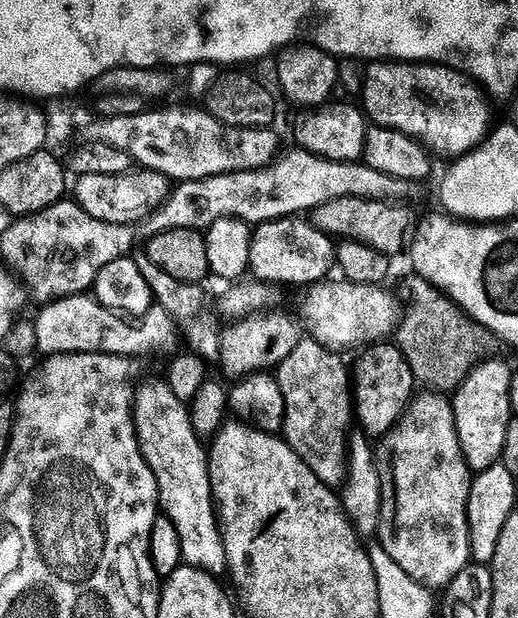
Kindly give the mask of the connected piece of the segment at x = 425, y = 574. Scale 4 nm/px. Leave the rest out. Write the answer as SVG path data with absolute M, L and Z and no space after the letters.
M427 391L413 395L400 419L374 448L380 475L379 537L386 552L414 582L443 590L472 558L468 499L474 473L458 442L451 399L443 391Z

